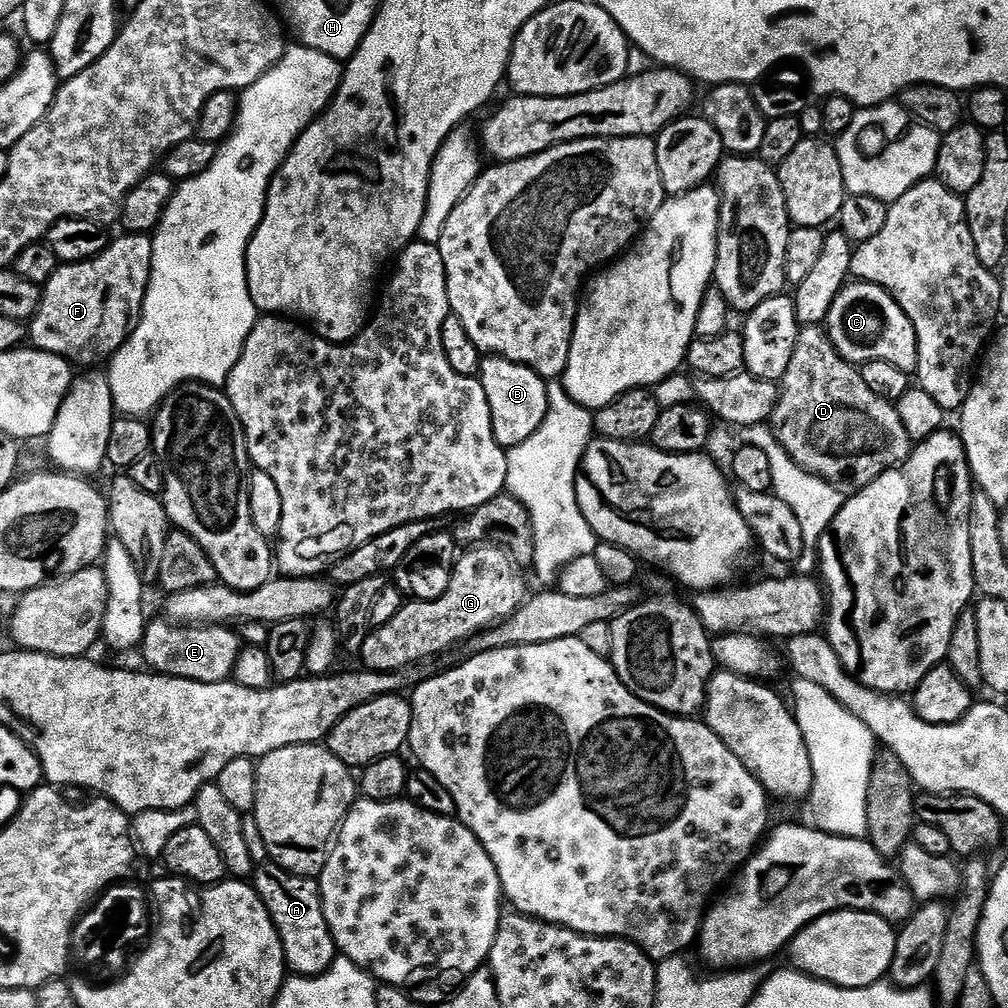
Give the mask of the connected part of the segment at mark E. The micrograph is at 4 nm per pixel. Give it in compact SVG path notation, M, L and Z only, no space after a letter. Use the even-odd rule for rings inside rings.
M167 618L149 619L144 626L144 660L153 672L161 672L163 676L177 676L194 682L222 682L232 680L232 671L238 662L238 654L242 647L237 629L222 624L177 624Z

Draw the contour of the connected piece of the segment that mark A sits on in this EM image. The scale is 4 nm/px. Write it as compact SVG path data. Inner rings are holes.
M264 862L254 873L254 887L278 930L287 971L297 976L321 976L328 971L338 953L330 926L326 926L319 883L311 876L294 874L281 864Z

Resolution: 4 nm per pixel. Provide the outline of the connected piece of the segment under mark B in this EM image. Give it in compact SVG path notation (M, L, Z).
M488 356L480 361L478 379L486 390L486 398L490 398L494 438L498 438L504 449L526 442L526 438L530 438L530 434L542 426L548 413L548 384L544 377L526 366L503 360L500 356Z

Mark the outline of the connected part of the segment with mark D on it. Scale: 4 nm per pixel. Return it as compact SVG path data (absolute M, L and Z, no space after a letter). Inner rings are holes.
M801 327L798 342L794 346L794 358L790 358L790 366L786 366L786 374L778 387L780 397L776 409L772 411L770 427L786 454L790 454L798 466L824 480L845 480L853 484L853 489L859 490L874 482L874 478L904 463L912 452L914 442L910 434L906 434L902 418L898 418L895 403L878 398L878 394L874 394L874 390L862 382L859 367L849 360L843 360L823 327Z

